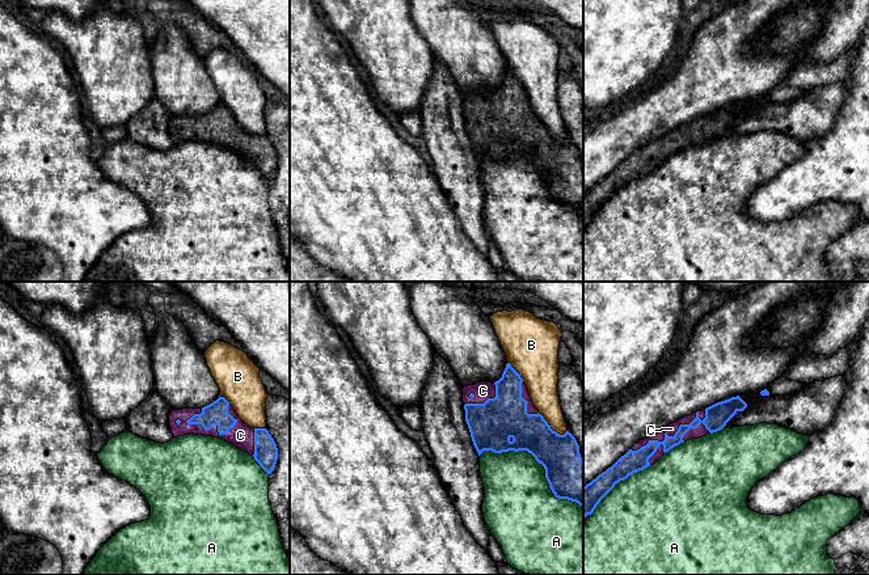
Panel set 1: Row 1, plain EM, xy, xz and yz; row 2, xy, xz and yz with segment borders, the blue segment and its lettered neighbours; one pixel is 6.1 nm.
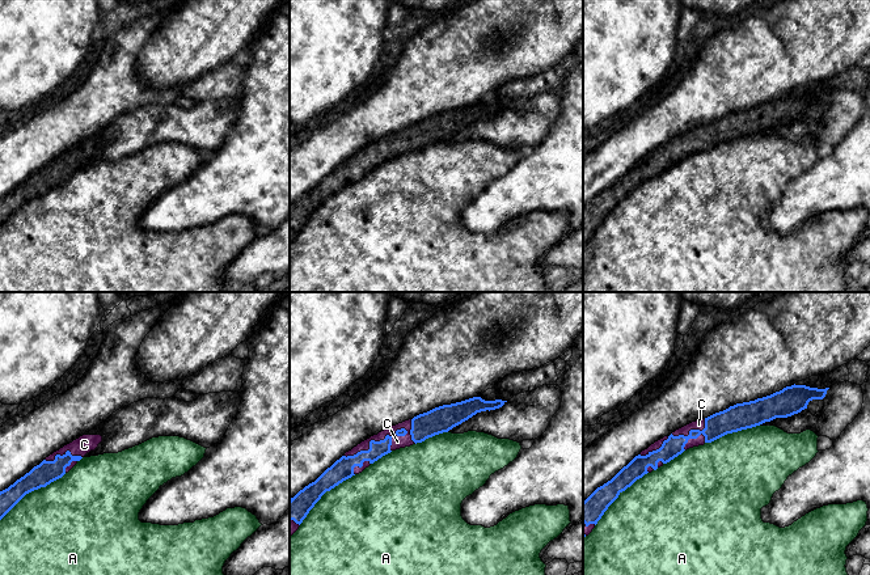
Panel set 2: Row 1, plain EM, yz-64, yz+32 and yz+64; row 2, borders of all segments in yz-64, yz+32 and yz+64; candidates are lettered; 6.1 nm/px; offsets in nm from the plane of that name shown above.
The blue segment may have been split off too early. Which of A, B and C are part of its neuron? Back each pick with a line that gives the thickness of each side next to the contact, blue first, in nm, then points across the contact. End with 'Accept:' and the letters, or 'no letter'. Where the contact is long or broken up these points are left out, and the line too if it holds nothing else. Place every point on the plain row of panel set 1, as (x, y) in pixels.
C: 130 nm thick on the blue side, 70 nm on the other
Accept: C

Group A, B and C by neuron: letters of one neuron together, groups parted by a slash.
A / B / C

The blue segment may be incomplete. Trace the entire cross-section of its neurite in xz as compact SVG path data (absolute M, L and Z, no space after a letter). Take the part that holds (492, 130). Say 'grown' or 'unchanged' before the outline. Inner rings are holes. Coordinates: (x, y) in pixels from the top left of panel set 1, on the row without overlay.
grown; M510 69L502 84L492 89L477 89L463 94L465 128L478 162L484 157L494 160L527 157L545 176L545 185L556 204L568 206L583 213L583 168L575 144L550 135L535 114L520 81Z

